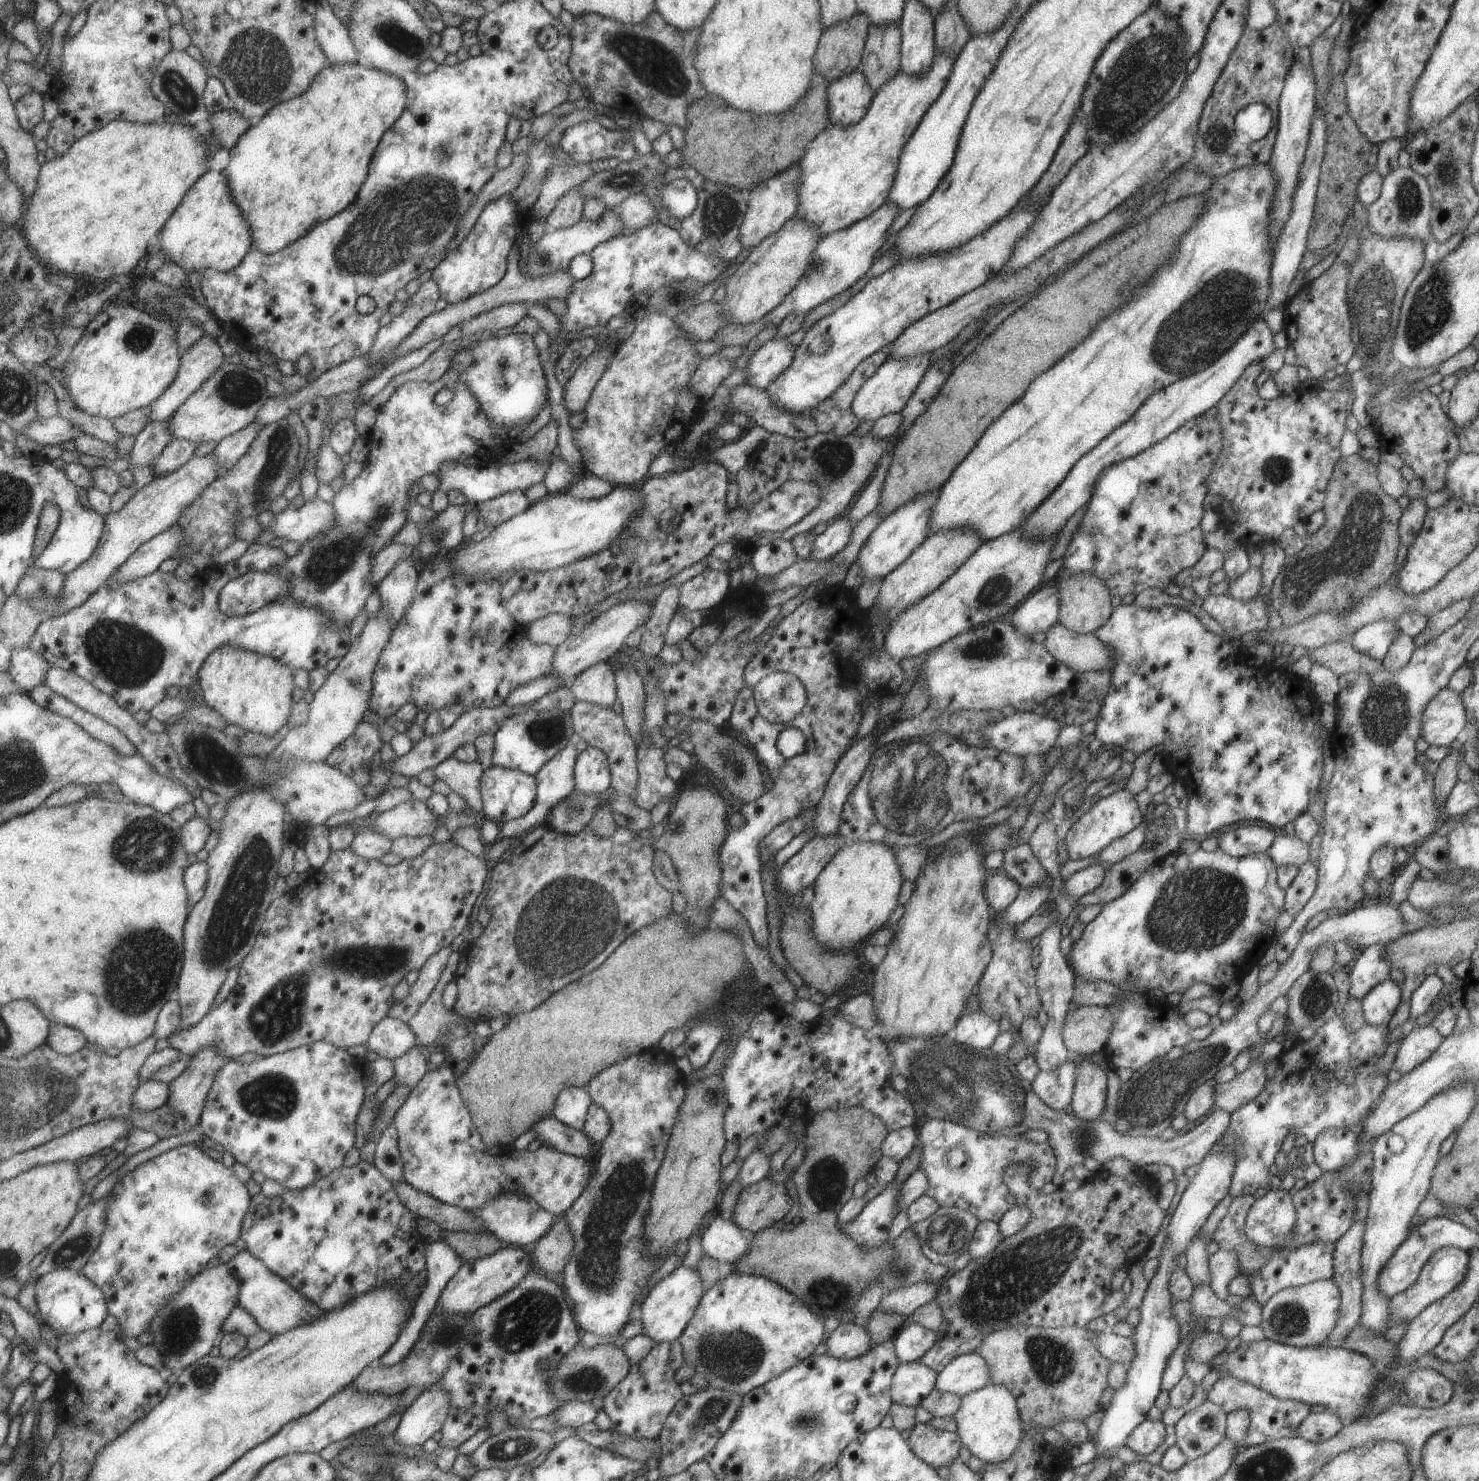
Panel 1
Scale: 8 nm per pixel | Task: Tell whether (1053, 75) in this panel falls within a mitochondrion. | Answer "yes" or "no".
no

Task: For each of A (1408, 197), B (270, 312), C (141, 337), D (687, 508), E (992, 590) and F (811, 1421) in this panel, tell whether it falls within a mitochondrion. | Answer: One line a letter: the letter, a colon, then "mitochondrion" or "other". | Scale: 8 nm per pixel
A: mitochondrion
B: other
C: mitochondrion
D: other
E: mitochondrion
F: mitochondrion

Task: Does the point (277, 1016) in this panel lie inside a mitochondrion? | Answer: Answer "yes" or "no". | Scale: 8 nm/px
yes

